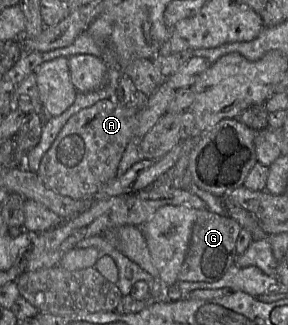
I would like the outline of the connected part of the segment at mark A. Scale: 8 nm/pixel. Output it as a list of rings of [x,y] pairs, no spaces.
[[[164,81],[148,97],[146,106],[139,111],[129,111],[115,99],[103,99],[88,108],[80,110],[70,117],[51,147],[42,157],[37,175],[47,188],[63,196],[73,199],[93,199],[104,184],[117,176],[122,155],[129,142],[140,140],[167,113],[175,91],[176,89]]]

